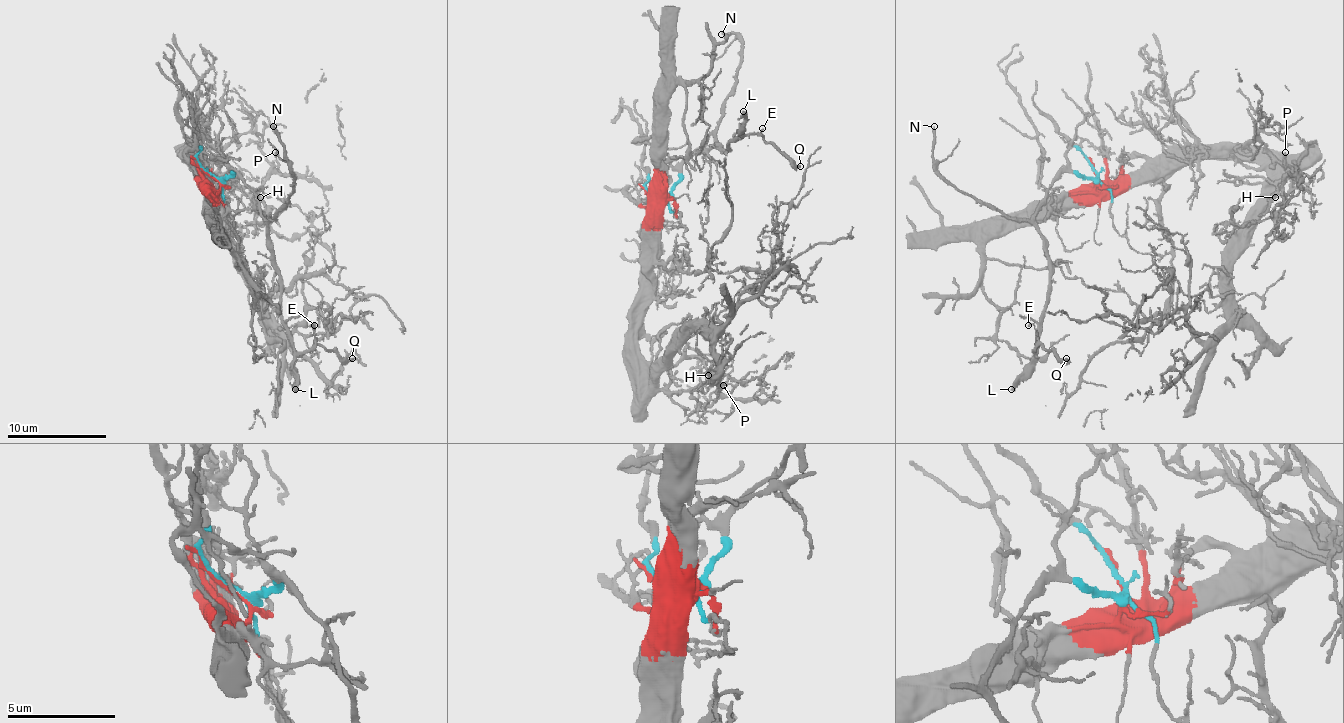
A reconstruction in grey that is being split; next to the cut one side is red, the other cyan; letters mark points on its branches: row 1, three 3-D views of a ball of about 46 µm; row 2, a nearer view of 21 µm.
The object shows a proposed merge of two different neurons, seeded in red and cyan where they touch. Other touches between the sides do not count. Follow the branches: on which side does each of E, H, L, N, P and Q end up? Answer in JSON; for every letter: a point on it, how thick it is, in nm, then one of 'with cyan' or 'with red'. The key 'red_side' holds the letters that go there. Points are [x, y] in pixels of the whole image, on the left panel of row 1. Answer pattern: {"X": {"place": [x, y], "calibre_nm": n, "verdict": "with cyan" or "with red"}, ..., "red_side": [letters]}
{"E": {"place": [314, 325], "calibre_nm": 110, "verdict": "with cyan"}, "H": {"place": [260, 197], "calibre_nm": 180, "verdict": "with red"}, "L": {"place": [295, 389], "calibre_nm": 220, "verdict": "with cyan"}, "N": {"place": [273, 126], "calibre_nm": 180, "verdict": "with cyan"}, "P": {"place": [275, 152], "calibre_nm": 130, "verdict": "with red"}, "Q": {"place": [352, 358], "calibre_nm": 360, "verdict": "with cyan"}, "red_side": ["H", "P"]}

